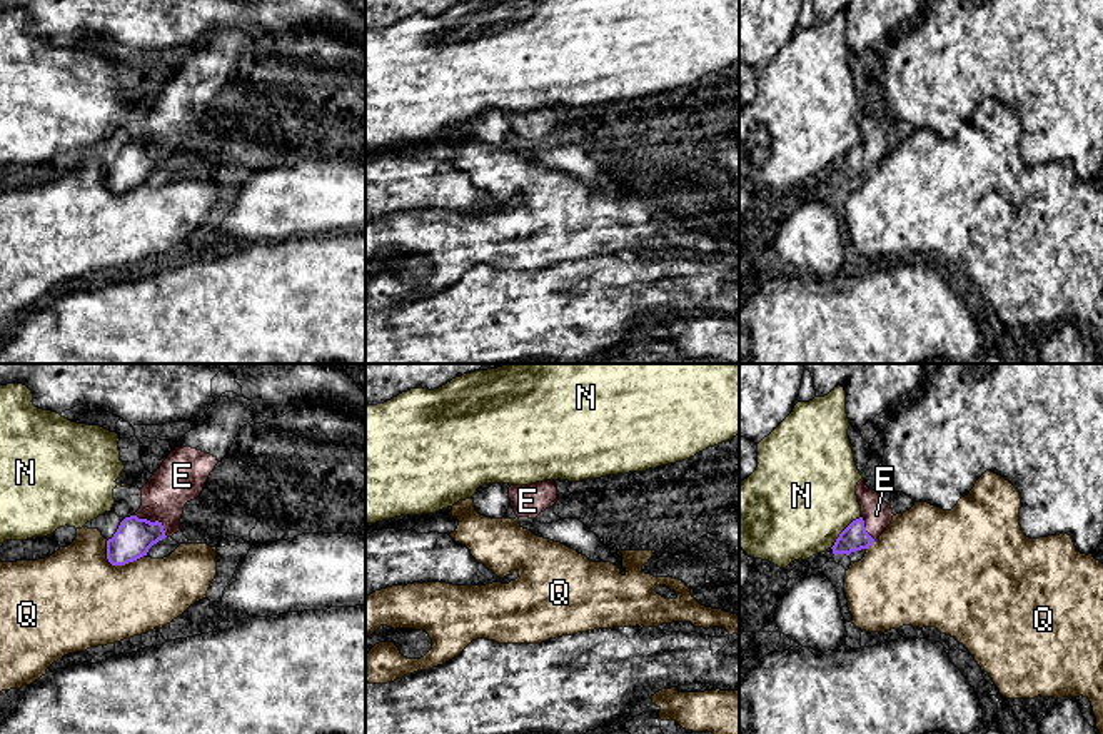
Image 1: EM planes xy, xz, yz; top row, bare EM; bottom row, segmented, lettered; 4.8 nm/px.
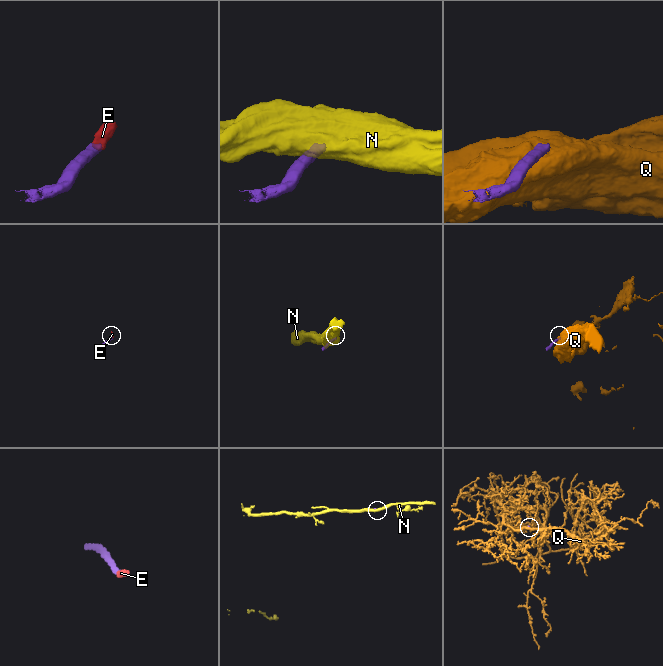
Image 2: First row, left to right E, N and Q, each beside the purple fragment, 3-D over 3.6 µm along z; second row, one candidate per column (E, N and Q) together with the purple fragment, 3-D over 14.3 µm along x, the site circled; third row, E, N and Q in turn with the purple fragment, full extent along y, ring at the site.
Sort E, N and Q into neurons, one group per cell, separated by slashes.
E / N / Q

